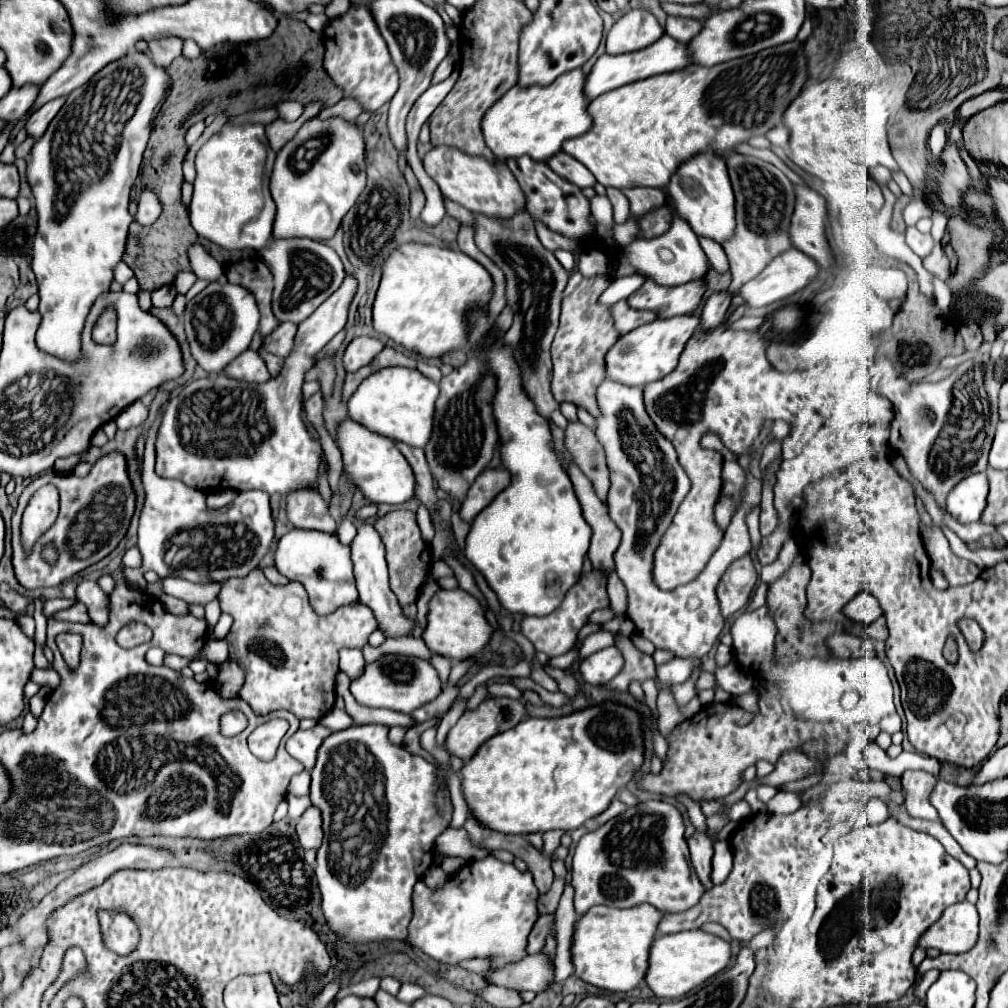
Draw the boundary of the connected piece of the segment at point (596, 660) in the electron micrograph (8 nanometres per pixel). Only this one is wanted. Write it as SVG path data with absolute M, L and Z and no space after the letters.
M604 648L580 662L580 674L584 682L592 686L600 686L610 682L616 674L620 674L624 666L624 658L618 648Z

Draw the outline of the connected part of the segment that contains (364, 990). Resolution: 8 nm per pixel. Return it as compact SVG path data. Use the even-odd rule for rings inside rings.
M374 976L374 978L368 978L368 980L360 980L356 984L350 984L350 986L344 986L338 990L338 994L334 996L334 1000L342 1000L344 996L348 994L356 994L356 996L368 996L372 998L380 988L380 978Z

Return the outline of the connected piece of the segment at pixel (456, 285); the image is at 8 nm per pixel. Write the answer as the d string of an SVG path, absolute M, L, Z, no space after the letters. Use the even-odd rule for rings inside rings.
M408 242L398 246L382 268L382 282L374 300L374 330L388 336L396 344L424 358L440 358L450 350L466 346L466 310L476 302L488 302L492 296L492 278L488 270L460 250L450 250L432 244Z

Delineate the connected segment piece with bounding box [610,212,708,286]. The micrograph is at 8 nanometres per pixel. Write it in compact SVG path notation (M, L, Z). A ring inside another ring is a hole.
M672 212L672 226L666 234L626 246L620 252L620 256L610 262L610 268L612 268L614 276L630 276L632 272L642 272L648 278L654 278L658 284L678 286L678 284L686 284L696 278L702 278L708 272L708 258L706 258L694 230L690 230L690 226L686 226L686 222L682 222L682 218L678 218ZM662 248L672 254L668 260L662 258Z

